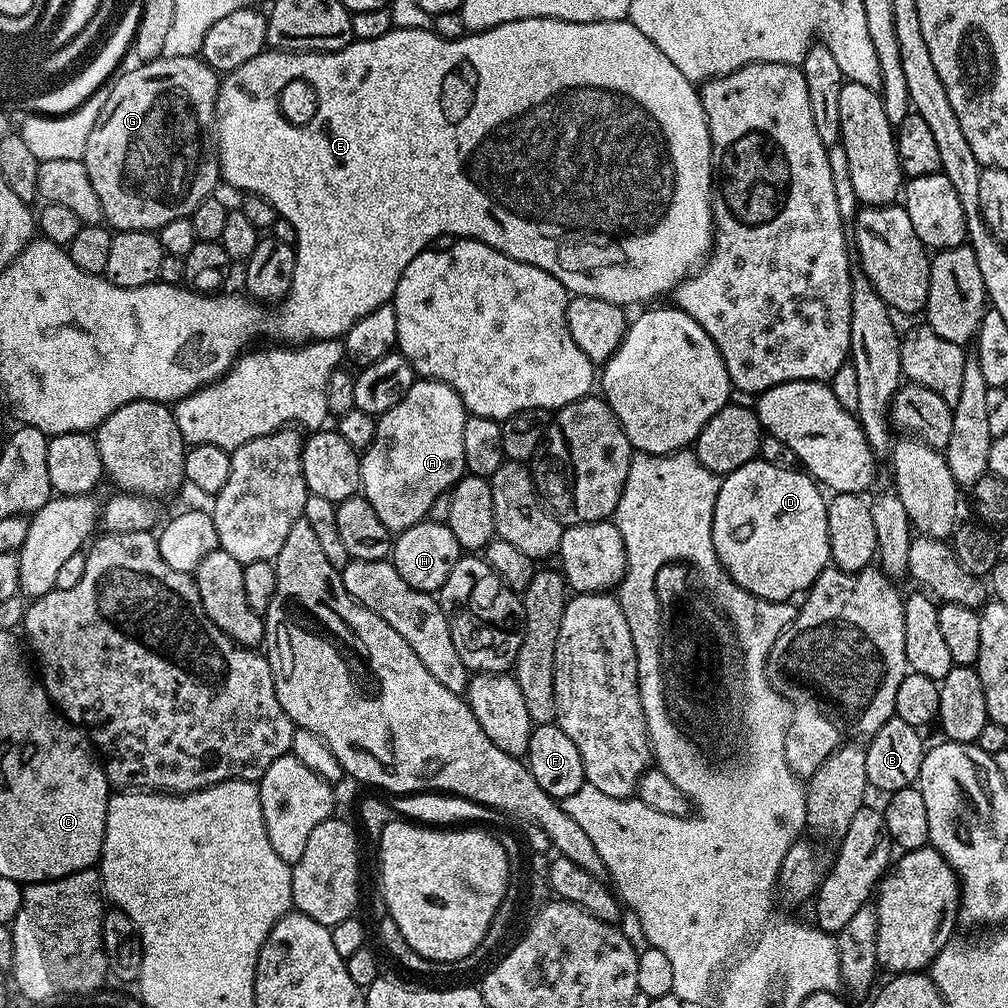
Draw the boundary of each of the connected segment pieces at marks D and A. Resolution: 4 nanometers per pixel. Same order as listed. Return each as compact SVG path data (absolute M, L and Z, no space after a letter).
M759 458L746 462L746 466L738 466L738 470L723 477L714 502L712 545L726 575L734 578L742 590L750 590L750 594L763 600L788 602L796 598L792 596L807 593L832 559L828 537L828 500L823 494L821 485L807 472L770 466L770 462Z
M420 378L393 408L378 417L374 442L360 457L360 492L393 534L425 519L434 498L465 475L462 429L468 415L453 388Z

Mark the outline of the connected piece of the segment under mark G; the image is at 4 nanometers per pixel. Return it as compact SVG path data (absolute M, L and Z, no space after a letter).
M163 55L156 60L145 60L135 66L137 68L132 68L129 72L124 73L121 71L115 77L115 80L117 79L116 85L113 86L108 101L102 104L99 109L94 130L90 130L90 138L86 138L83 162L86 166L86 174L90 174L90 183L98 194L98 202L102 202L104 220L116 232L156 232L162 226L166 226L166 222L174 222L174 218L191 217L192 212L198 206L198 202L202 202L206 197L213 195L217 191L216 183L218 185L221 183L218 141L214 131L216 126L216 99L220 93L221 77L209 64L204 63L199 55L183 56L182 58Z

